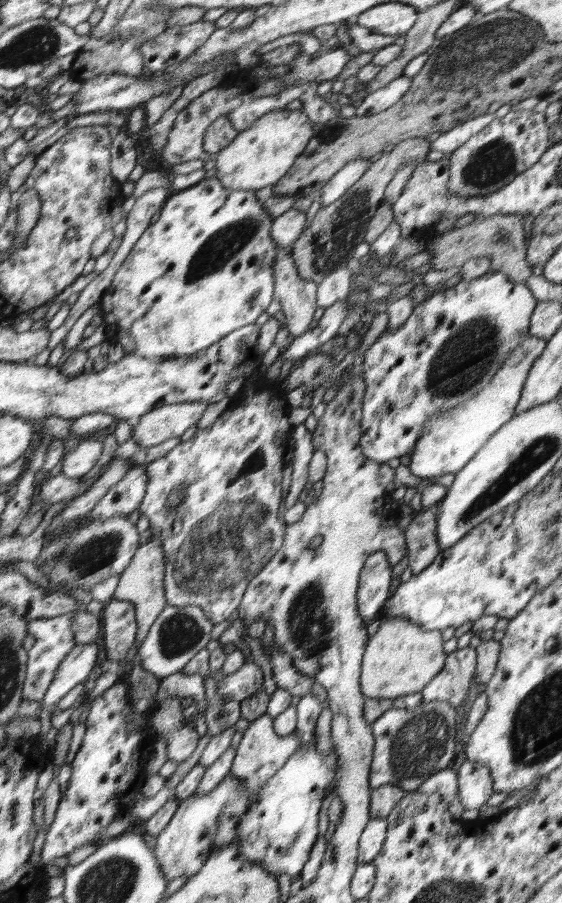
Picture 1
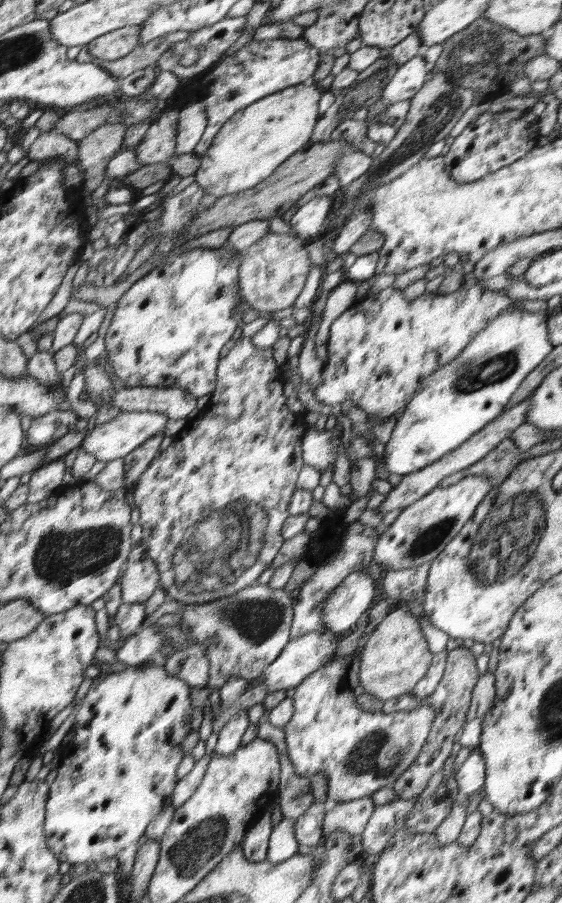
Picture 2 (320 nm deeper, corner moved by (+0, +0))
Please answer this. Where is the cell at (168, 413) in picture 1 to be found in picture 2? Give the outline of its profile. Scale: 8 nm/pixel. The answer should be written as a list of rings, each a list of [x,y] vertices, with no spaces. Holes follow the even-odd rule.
[[[122,411],[118,416],[110,421],[97,425],[84,437],[81,448],[89,452],[98,460],[108,462],[109,460],[122,459],[130,452],[136,450],[145,443],[146,440],[153,438],[154,435],[162,434],[165,430],[166,421],[169,419],[165,414],[150,411]]]

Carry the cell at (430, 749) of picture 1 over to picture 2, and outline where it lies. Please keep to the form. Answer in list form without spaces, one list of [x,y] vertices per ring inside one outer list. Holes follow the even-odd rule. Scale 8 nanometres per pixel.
[[[336,657],[308,675],[296,687],[293,715],[283,728],[286,733],[284,748],[296,775],[310,778],[324,772],[328,777],[326,809],[392,786],[416,762],[432,732],[436,716],[436,709],[423,703],[416,709],[388,714],[362,710],[352,692],[344,690],[347,666],[345,657]],[[392,748],[396,748],[396,754],[388,758],[386,754]]]

